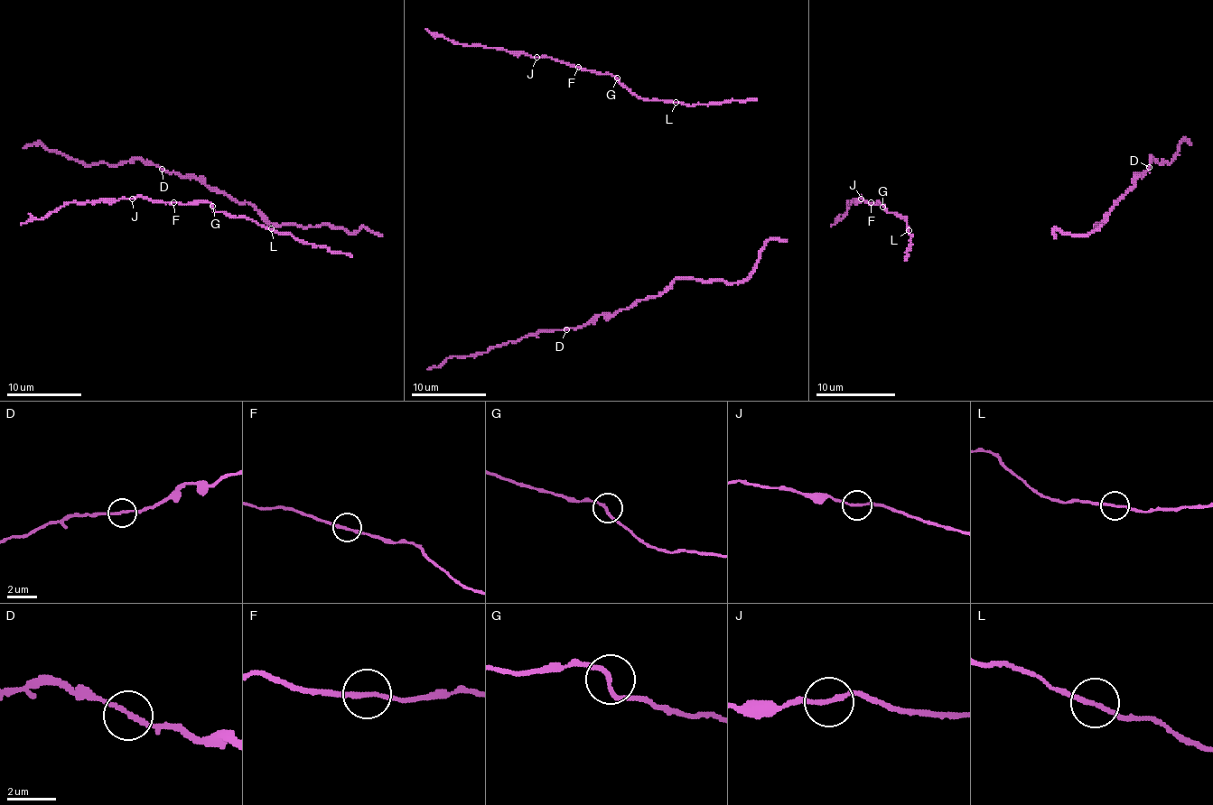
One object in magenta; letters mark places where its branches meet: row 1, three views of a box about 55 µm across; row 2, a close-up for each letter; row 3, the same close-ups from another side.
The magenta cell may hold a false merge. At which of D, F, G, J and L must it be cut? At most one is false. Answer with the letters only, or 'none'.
none

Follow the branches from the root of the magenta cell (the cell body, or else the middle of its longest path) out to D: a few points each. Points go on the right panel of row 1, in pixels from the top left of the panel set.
D: (1052, 230), (1090, 235), (1133, 187), (1133, 177), (1150, 167)

